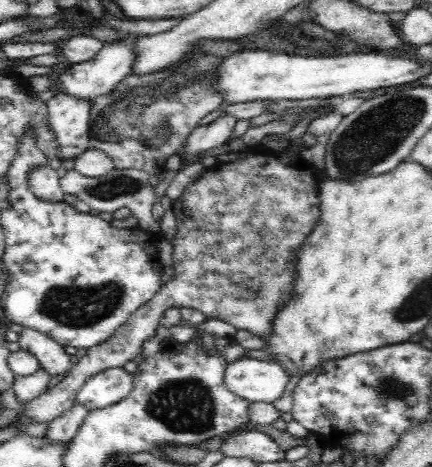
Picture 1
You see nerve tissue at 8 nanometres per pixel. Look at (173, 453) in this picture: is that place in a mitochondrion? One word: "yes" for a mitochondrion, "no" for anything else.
yes

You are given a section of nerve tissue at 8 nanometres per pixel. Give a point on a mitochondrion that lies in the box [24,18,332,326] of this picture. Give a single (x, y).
(123, 120)

